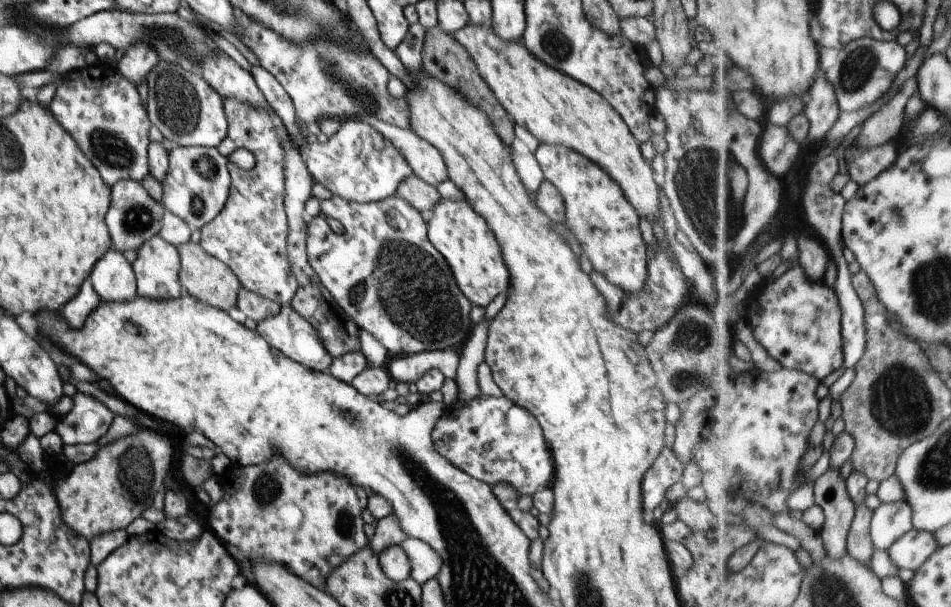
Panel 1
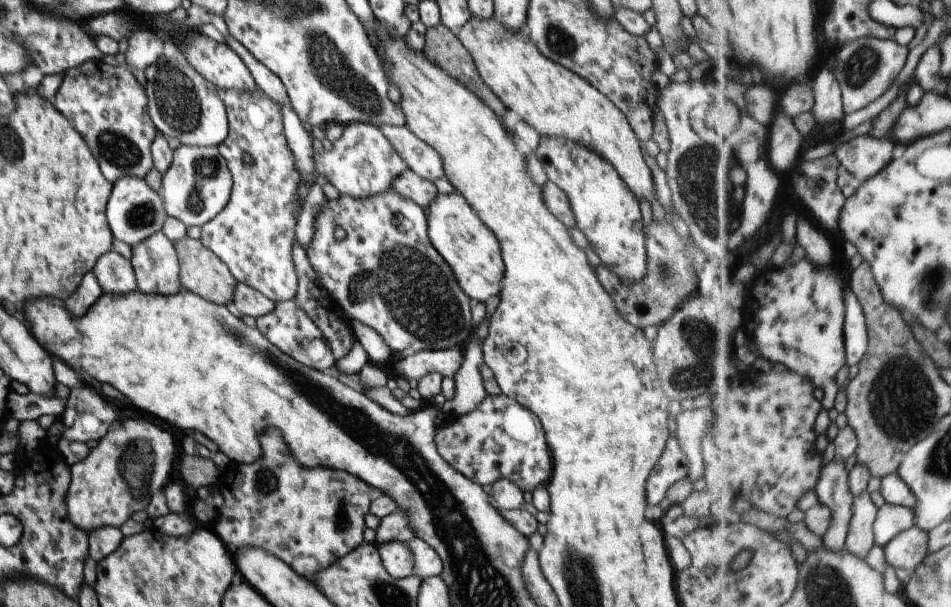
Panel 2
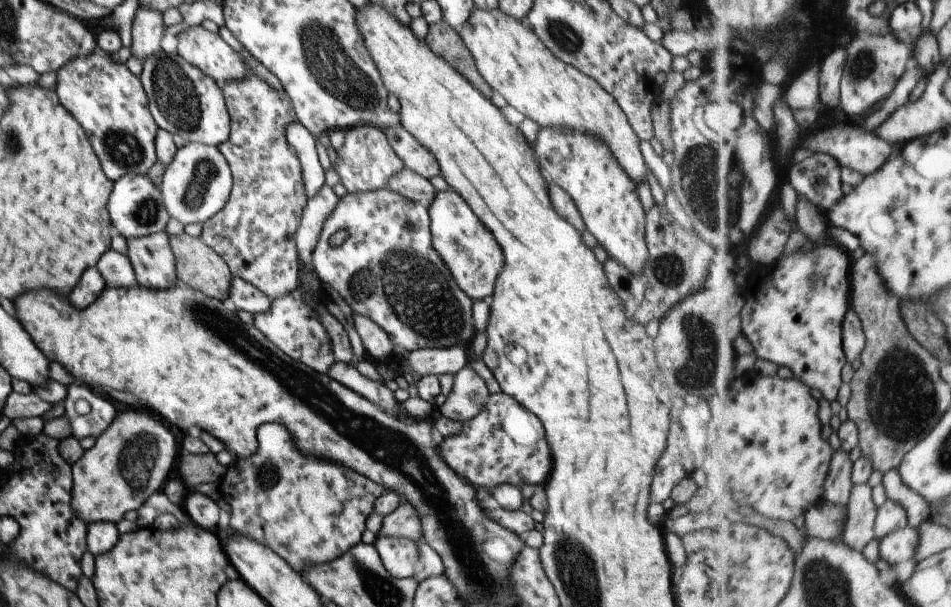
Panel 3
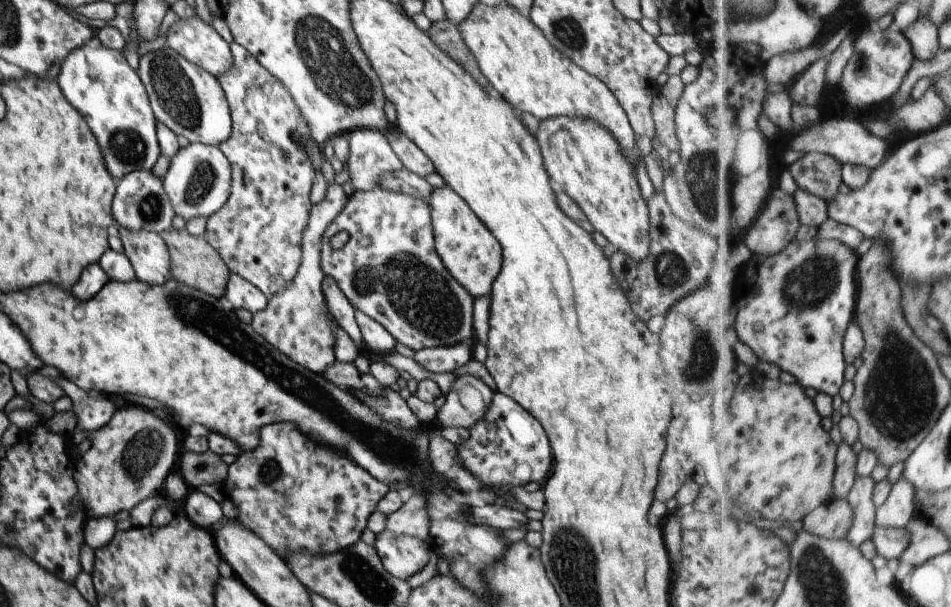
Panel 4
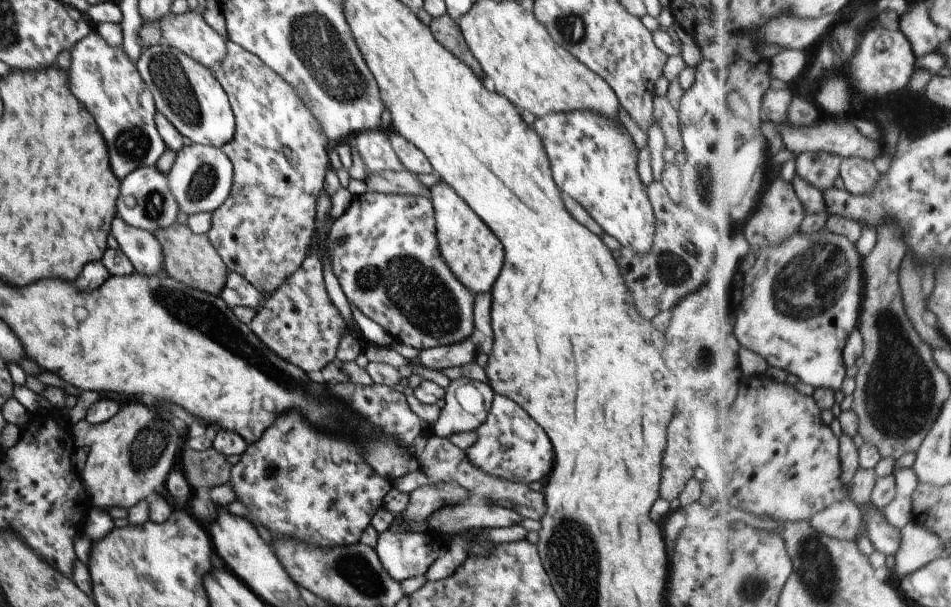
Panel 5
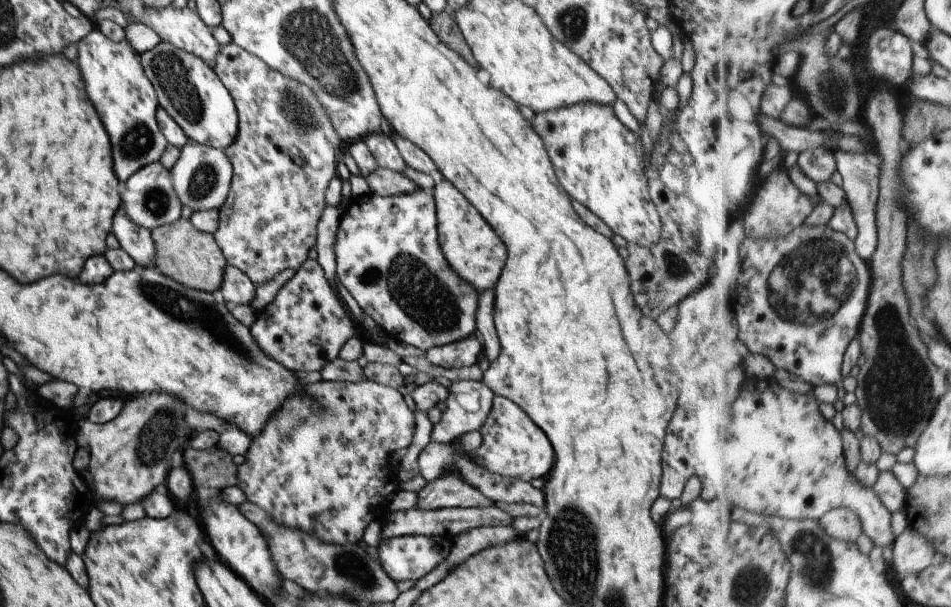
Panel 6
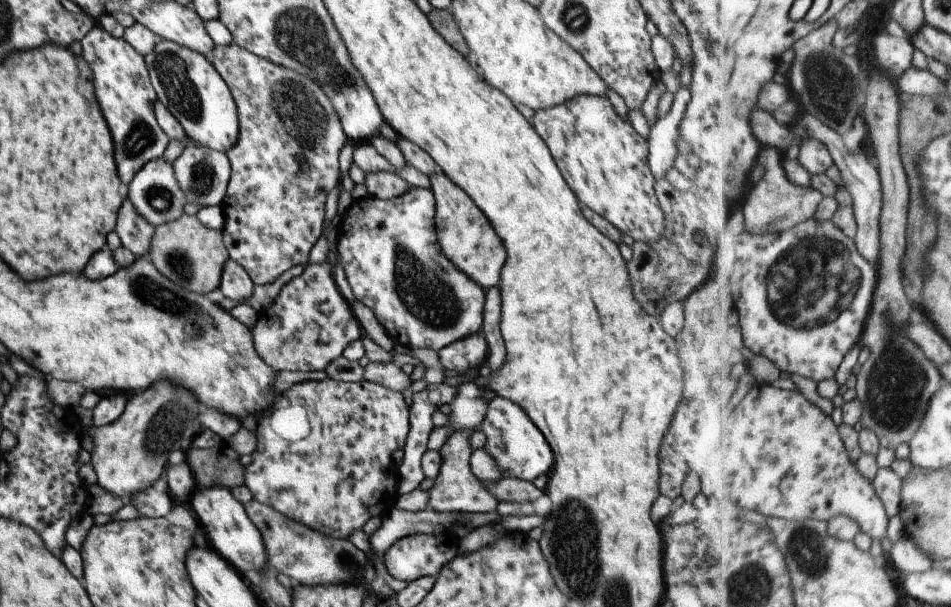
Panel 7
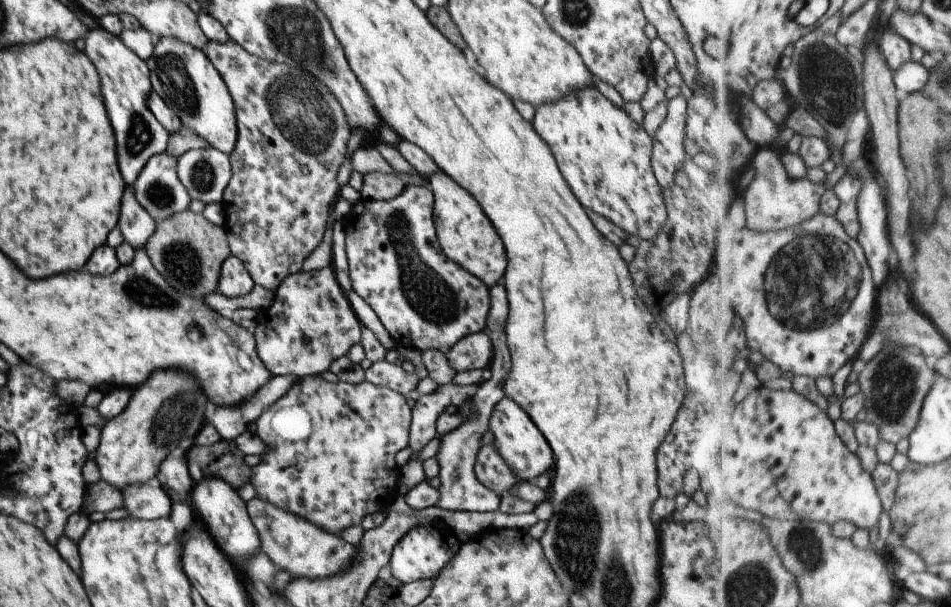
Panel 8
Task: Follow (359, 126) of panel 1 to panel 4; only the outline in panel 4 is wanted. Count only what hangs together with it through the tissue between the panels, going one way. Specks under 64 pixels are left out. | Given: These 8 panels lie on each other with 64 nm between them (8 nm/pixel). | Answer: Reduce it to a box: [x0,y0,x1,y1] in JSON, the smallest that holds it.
[343,128,402,191]

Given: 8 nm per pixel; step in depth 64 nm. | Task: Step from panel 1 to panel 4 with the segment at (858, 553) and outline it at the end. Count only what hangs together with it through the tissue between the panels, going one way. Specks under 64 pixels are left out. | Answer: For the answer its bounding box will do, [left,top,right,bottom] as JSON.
[846,476,878,547]

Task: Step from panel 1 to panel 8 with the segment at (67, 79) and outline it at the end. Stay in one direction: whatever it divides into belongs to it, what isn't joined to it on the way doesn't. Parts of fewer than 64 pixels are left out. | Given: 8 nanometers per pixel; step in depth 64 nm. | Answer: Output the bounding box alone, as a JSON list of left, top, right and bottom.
[83,27,169,185]

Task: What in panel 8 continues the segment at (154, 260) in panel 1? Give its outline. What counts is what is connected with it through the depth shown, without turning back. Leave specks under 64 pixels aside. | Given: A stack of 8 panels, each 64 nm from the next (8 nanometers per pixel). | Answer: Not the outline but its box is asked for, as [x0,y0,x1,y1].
[117,184,155,248]

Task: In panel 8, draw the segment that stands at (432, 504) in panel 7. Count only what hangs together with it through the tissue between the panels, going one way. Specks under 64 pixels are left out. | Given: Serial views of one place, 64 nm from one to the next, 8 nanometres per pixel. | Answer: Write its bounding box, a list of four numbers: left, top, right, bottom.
[434,284,511,512]

